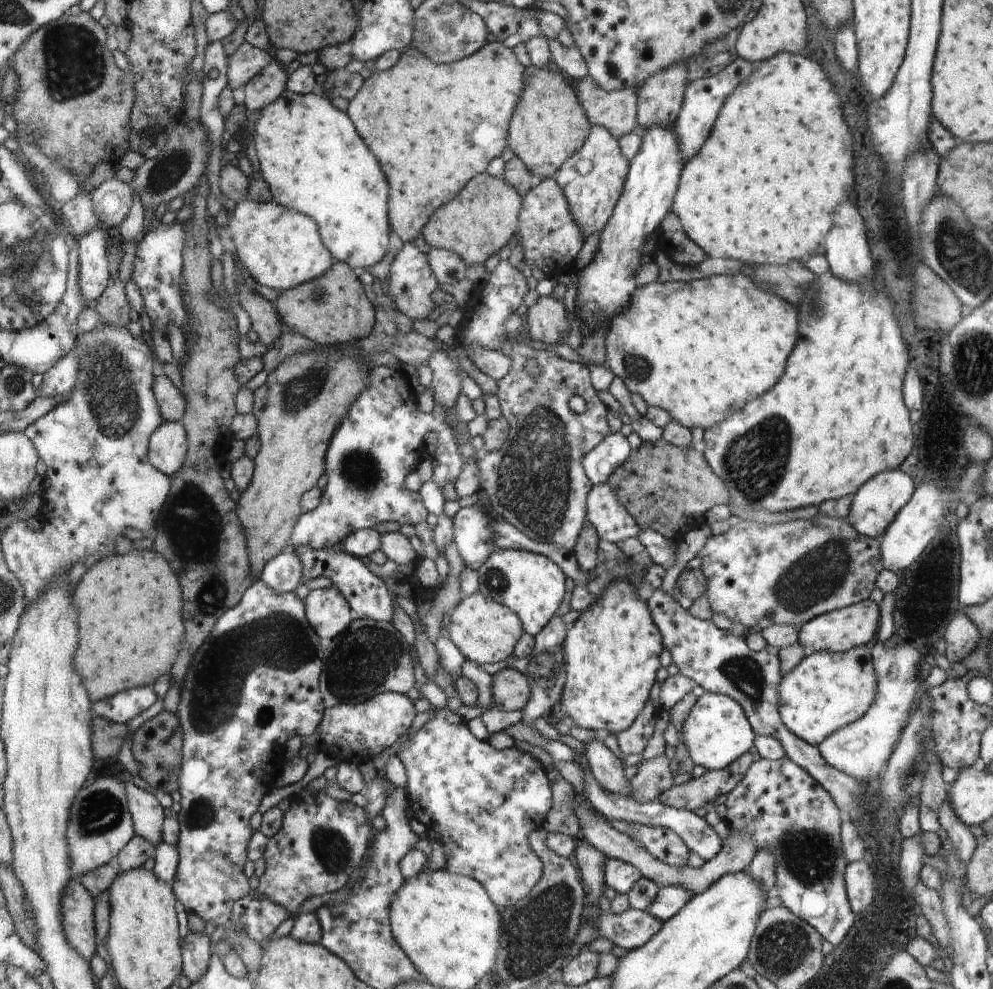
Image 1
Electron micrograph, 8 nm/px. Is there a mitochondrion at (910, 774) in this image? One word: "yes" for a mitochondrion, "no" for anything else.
yes

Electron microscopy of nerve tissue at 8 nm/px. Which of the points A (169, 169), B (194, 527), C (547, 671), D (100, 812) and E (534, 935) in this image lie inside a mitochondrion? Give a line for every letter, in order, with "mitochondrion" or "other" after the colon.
A: mitochondrion
B: mitochondrion
C: mitochondrion
D: mitochondrion
E: mitochondrion

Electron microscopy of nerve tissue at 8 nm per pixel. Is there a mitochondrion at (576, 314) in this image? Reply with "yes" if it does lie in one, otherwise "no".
no

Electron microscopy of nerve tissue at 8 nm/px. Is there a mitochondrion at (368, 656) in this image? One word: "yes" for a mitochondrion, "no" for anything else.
yes

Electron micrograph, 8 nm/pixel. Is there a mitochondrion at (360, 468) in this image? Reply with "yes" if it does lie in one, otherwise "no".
yes

